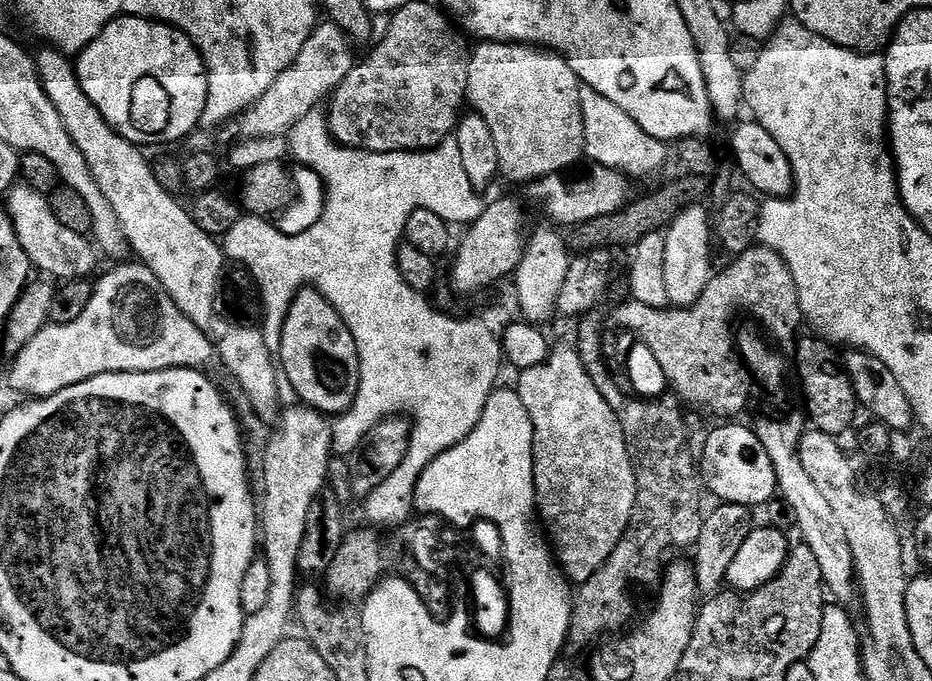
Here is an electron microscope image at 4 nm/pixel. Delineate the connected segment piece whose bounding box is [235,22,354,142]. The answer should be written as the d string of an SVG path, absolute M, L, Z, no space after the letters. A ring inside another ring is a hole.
M331 22L317 23L316 29L312 31L310 38L302 46L298 58L294 58L292 65L278 76L274 86L270 90L266 90L266 94L262 94L262 98L258 98L258 102L235 121L237 130L244 135L241 137L245 141L258 140L264 142L267 141L267 136L284 136L287 132L291 133L297 124L307 121L308 117L319 109L316 107L323 100L325 103L336 91L336 87L343 82L346 74L350 74L354 63L352 48L354 48L353 41L349 40L347 34L336 24Z

